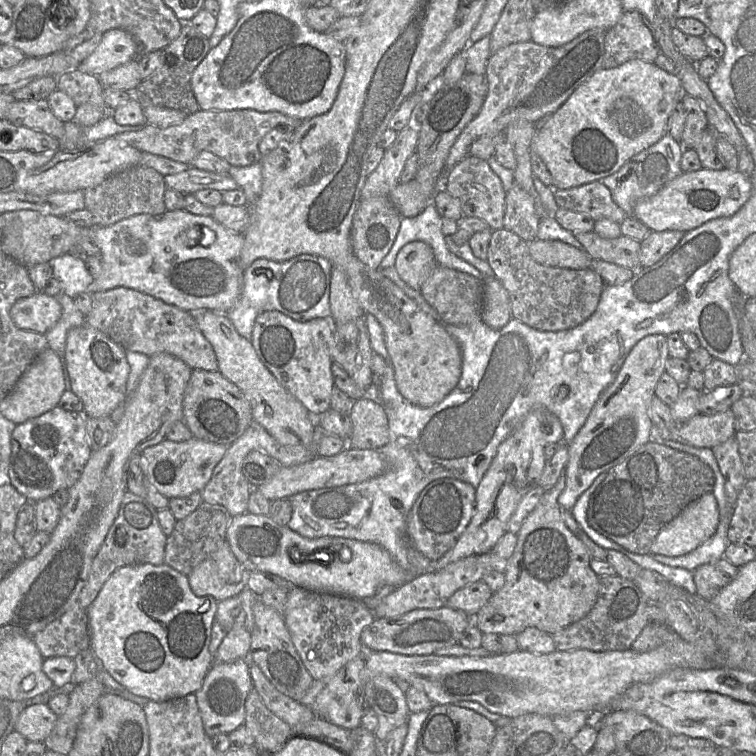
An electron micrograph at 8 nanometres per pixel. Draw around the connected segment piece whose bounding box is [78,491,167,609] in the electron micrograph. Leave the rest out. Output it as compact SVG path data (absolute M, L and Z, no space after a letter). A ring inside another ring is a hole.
M127 491L120 504L118 515L93 559L88 580L79 594L80 605L87 609L111 574L121 567L142 564L163 565L166 540L167 536L159 524L158 510L144 498Z

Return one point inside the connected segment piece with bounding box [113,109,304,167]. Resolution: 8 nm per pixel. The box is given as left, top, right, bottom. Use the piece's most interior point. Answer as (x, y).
(234, 135)

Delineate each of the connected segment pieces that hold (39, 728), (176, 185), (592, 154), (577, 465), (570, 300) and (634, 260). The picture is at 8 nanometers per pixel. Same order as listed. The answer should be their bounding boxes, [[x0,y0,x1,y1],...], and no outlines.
[[14,704,58,742],[164,166,238,195],[530,59,682,190],[558,334,668,510],[487,228,605,331],[573,231,641,271]]

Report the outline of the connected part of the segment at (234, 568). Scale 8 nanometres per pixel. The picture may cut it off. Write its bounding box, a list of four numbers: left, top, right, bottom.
[187,542,250,602]

